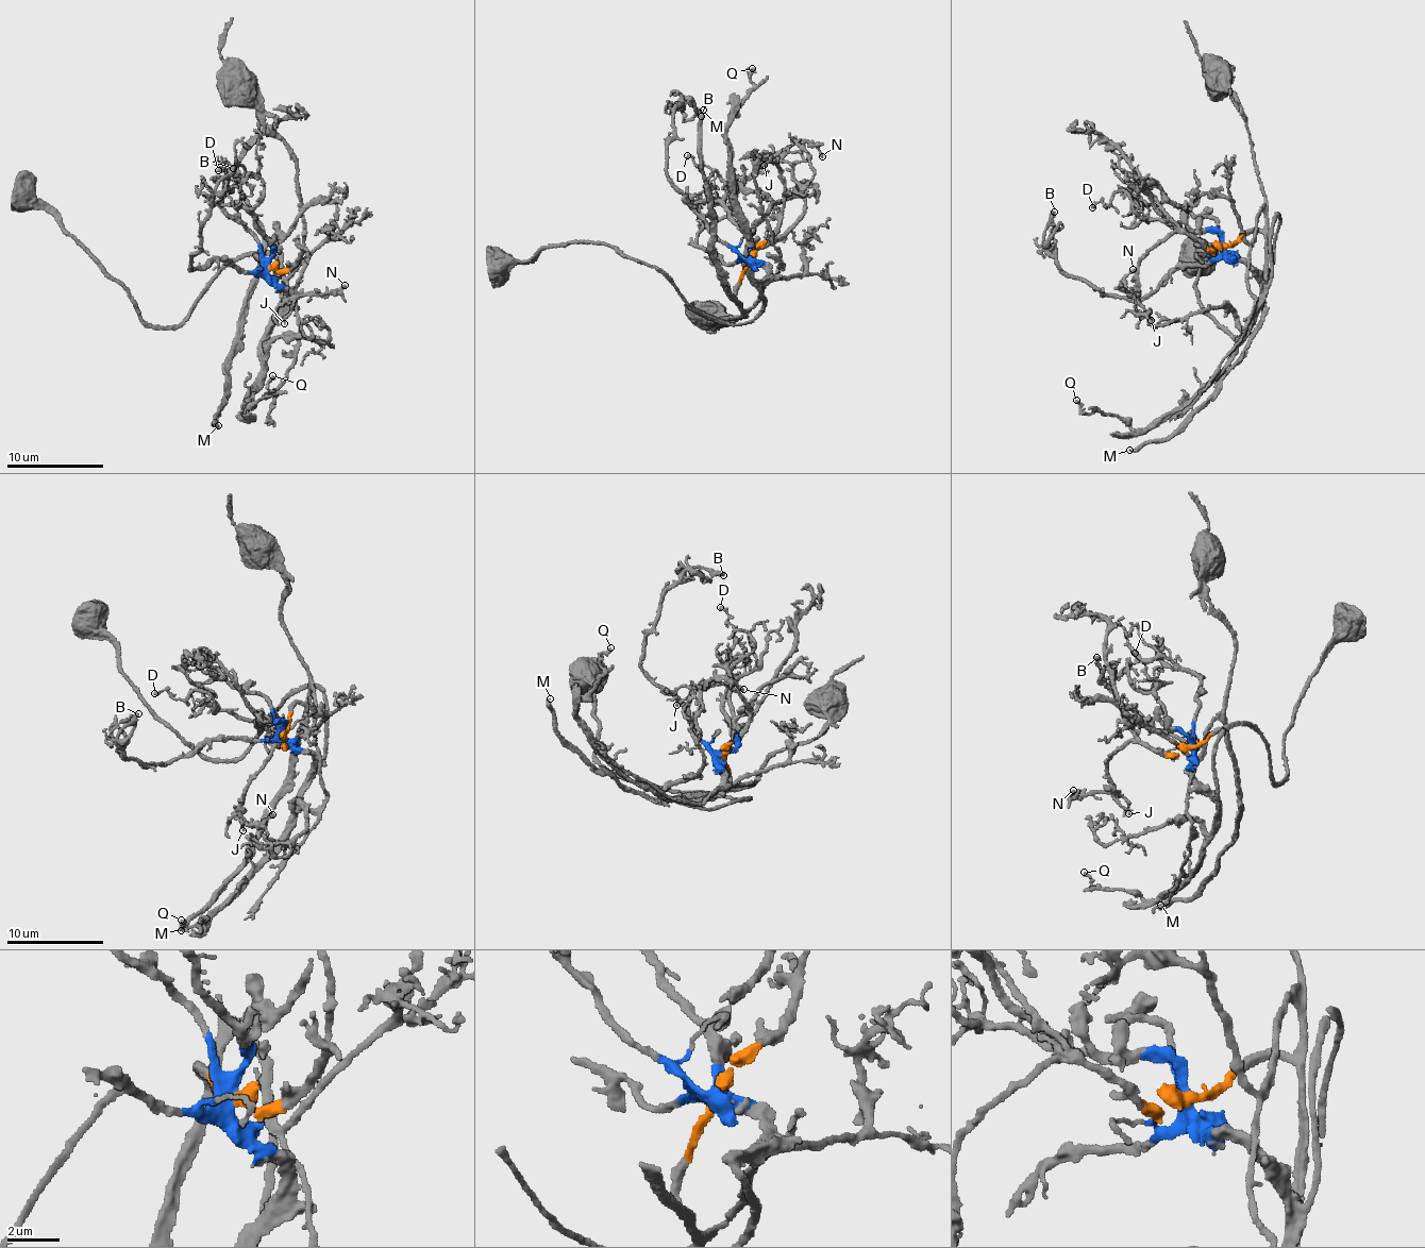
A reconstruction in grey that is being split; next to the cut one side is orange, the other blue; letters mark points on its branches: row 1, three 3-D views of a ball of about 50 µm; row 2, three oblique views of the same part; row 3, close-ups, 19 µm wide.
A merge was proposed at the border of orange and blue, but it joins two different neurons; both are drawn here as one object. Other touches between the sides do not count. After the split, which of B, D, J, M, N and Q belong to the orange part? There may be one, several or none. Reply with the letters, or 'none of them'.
J, M, N

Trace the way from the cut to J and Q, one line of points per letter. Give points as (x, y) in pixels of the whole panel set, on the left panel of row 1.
J: (269, 267), (277, 271), (289, 267), (306, 249), (307, 263), (300, 272), (296, 302), (285, 322)
Q: (269, 267), (285, 293), (285, 307), (265, 343), (264, 375), (241, 416), (270, 394), (271, 375)

